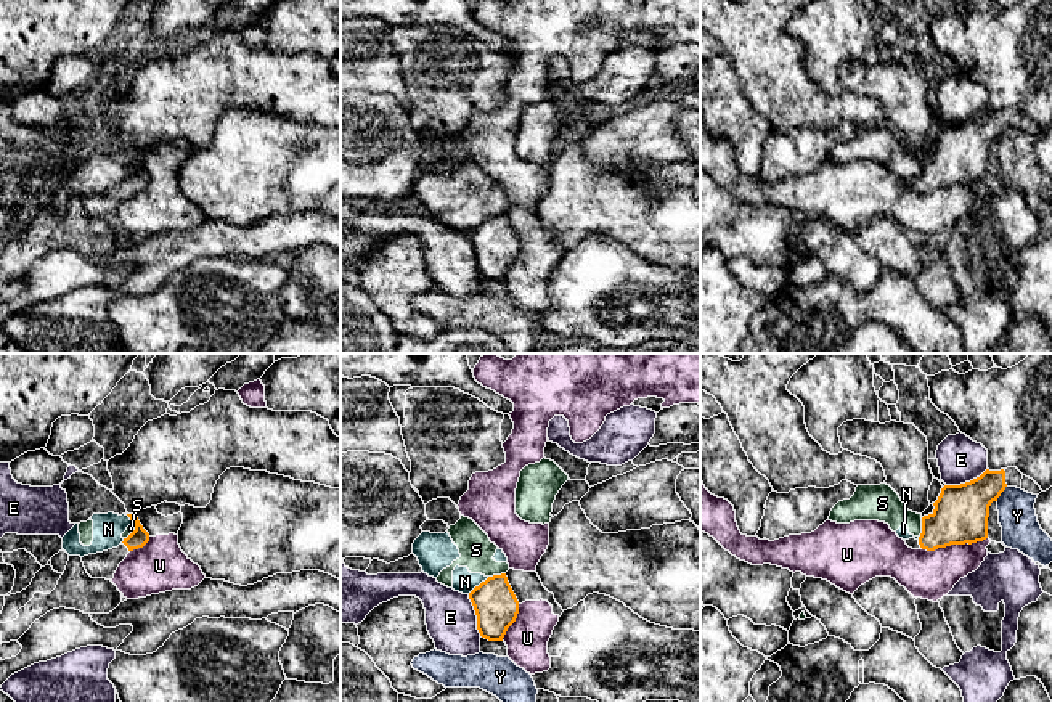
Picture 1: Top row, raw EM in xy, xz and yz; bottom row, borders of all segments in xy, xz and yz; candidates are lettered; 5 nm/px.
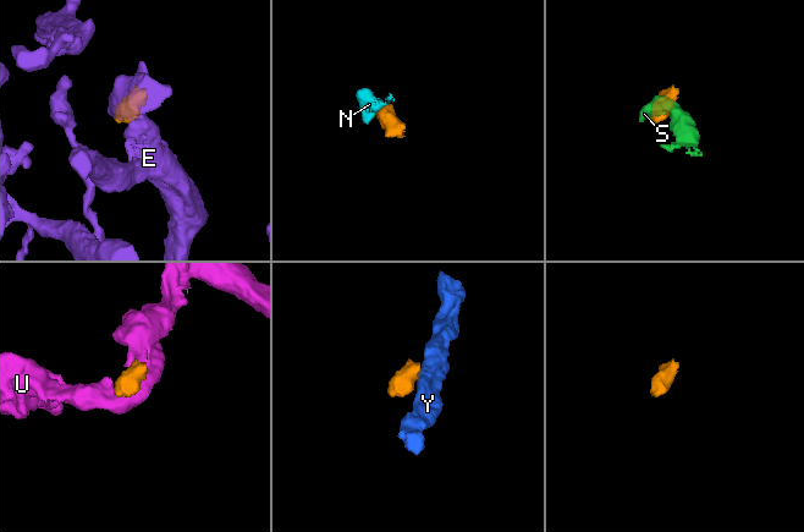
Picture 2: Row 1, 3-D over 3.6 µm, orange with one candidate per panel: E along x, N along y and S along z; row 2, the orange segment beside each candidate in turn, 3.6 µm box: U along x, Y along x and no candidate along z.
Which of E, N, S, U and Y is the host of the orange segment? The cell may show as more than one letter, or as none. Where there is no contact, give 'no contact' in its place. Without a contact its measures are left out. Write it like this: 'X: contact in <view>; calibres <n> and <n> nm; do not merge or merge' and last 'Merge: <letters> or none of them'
E: contact in xz; calibres 220 and 260 nm; do not merge
N: contact in xz; calibres 220 and 110 nm; do not merge
S: contact in yz; calibres 280 and 180 nm; do not merge
U: contact in yz; calibres 280 and 240 nm; do not merge
Y: contact in yz; calibres 280 and 190 nm; do not merge
Merge: none of them

